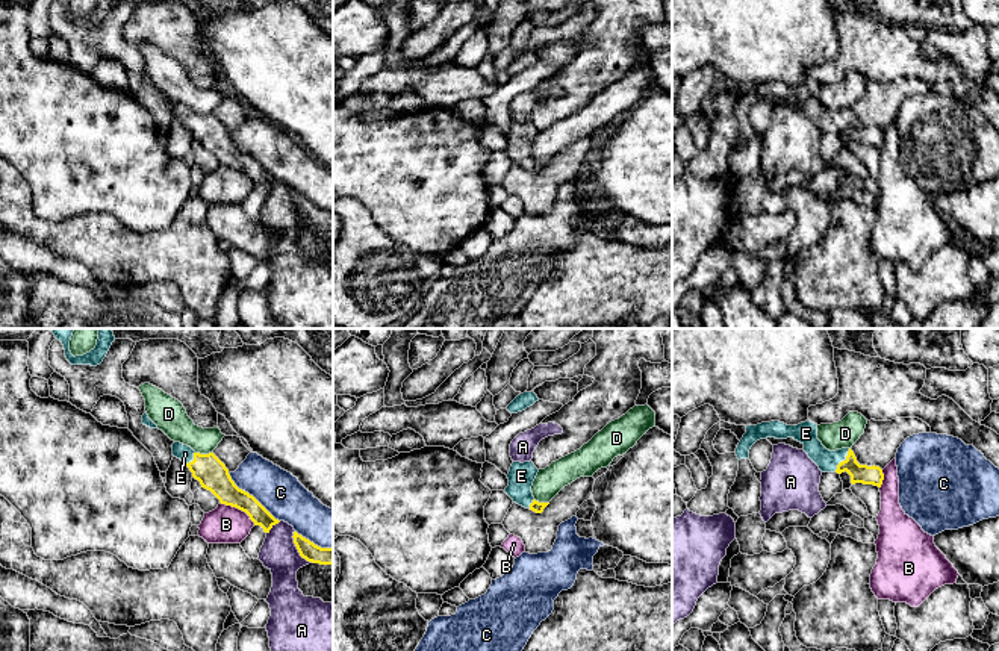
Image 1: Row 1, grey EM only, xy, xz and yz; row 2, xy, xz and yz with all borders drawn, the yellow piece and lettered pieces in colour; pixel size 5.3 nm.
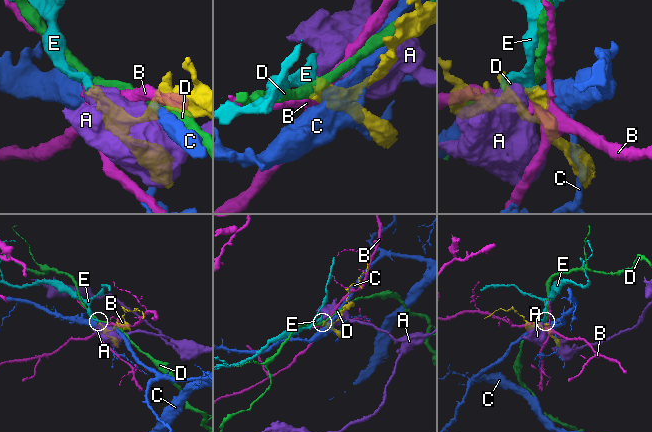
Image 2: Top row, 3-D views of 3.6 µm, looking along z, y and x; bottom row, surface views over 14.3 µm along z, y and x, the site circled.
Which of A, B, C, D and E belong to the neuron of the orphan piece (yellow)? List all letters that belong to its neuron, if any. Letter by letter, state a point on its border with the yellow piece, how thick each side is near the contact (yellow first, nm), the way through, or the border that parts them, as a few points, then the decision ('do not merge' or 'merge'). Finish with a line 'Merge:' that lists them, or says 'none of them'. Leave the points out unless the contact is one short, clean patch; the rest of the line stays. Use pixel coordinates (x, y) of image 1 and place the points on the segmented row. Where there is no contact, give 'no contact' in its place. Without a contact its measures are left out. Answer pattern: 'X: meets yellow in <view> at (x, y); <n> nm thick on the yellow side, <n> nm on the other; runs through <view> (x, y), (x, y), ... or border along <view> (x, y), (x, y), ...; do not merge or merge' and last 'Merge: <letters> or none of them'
A: meets yellow in xy at (297, 548); 100 nm thick on the yellow side, 190 nm on the other; do not merge
B: meets yellow in xy at (238, 507); 160 nm thick on the yellow side, 200 nm on the other; do not merge
C: meets yellow in xy at (252, 495); 160 nm thick on the yellow side, 220 nm on the other; do not merge
D: meets yellow in xy at (205, 454); 160 nm thick on the yellow side, 160 nm on the other; do not merge
E: meets yellow in yz at (843, 460); 100 nm thick on the yellow side, 120 nm on the other; runs through yz (865, 474), (860, 474), (843, 460), (828, 460), (806, 433); merge
Merge: E

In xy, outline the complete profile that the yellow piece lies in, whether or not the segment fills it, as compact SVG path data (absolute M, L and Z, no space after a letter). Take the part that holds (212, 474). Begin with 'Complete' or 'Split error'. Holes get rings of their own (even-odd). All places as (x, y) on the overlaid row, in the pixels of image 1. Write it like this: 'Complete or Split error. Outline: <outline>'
Split error. Outline: M174 442L173 456L180 459L201 487L210 491L221 504L245 512L265 533L280 522L253 495L235 484L229 469L213 453L200 454L188 445Z

